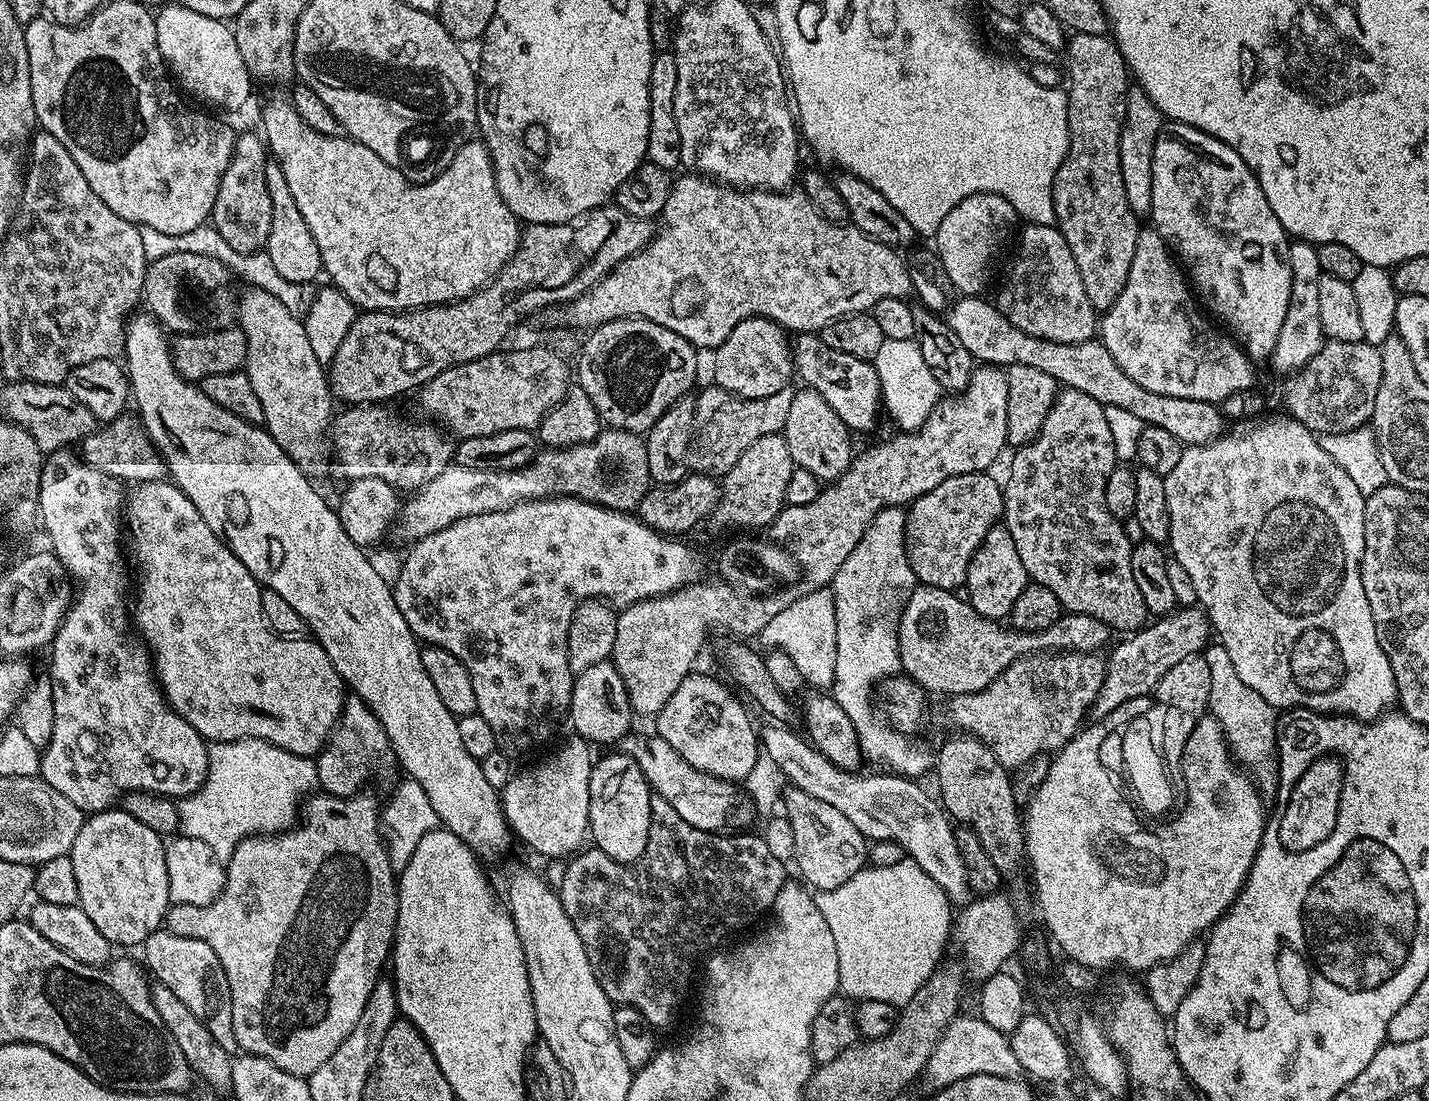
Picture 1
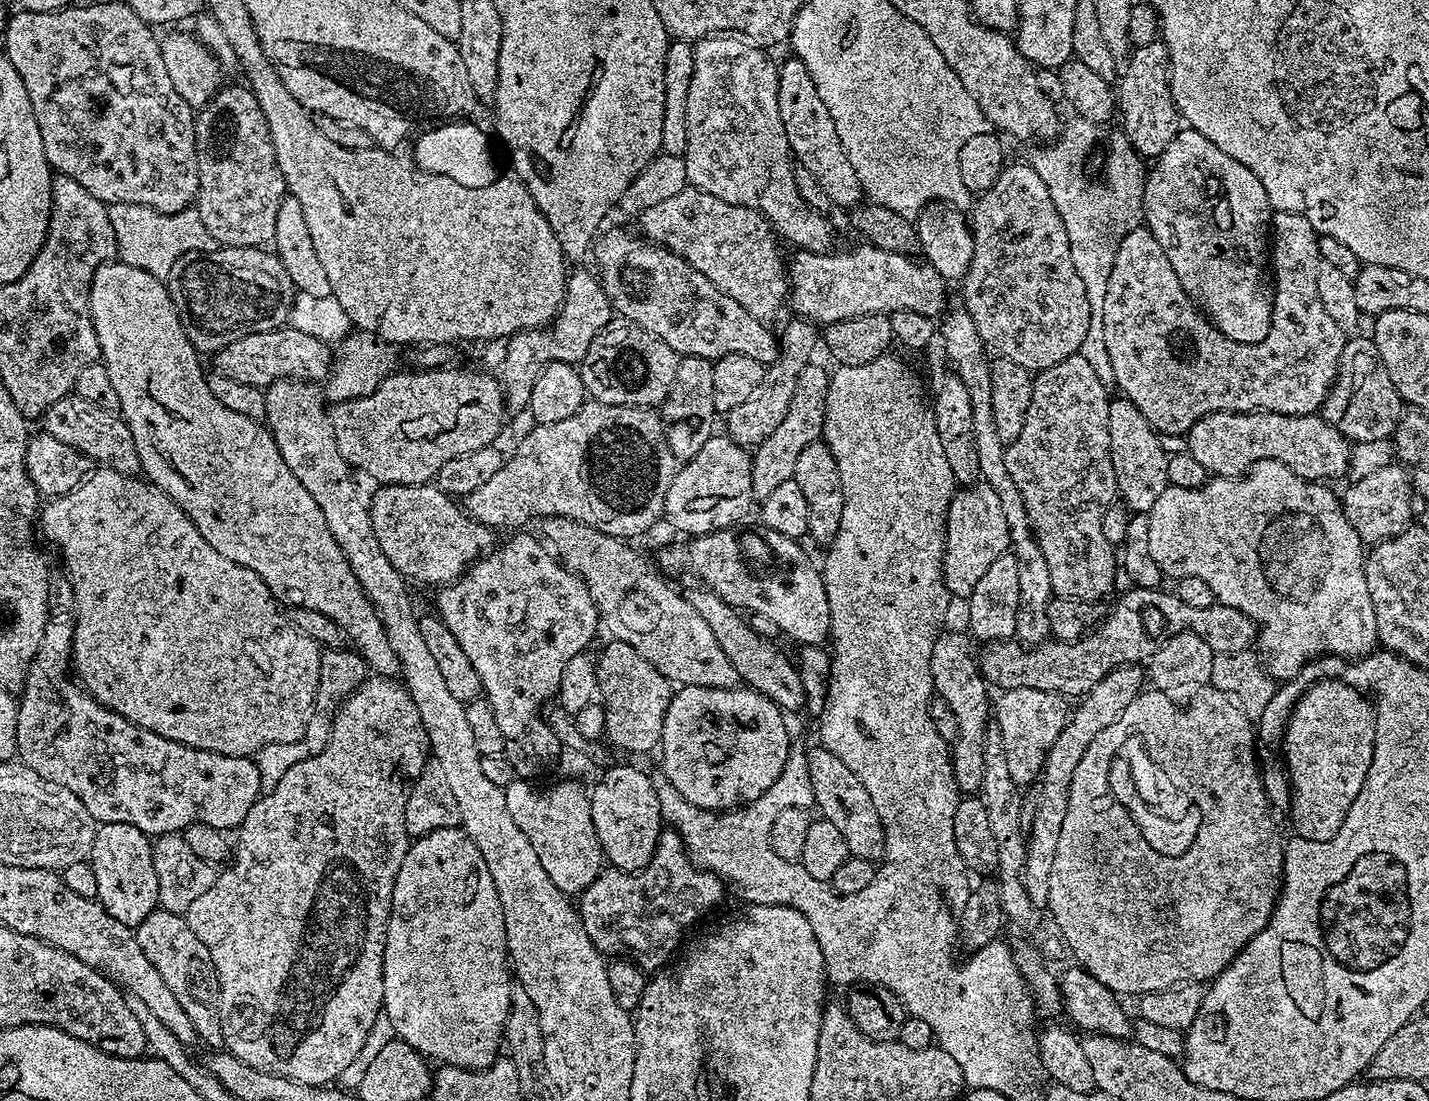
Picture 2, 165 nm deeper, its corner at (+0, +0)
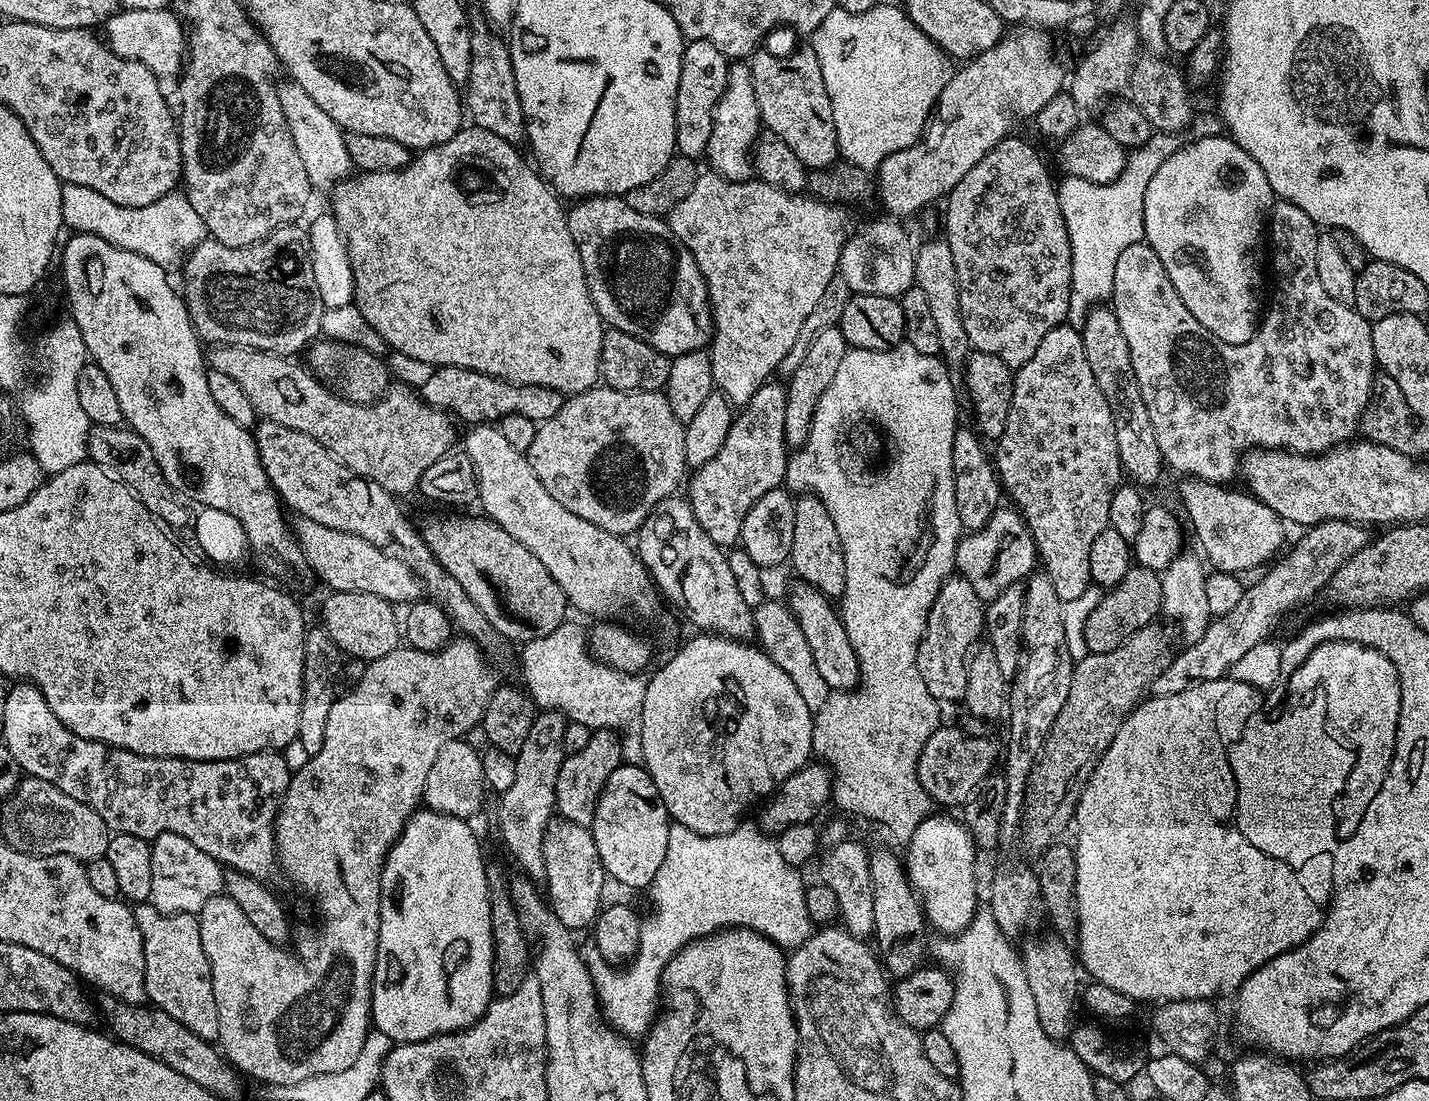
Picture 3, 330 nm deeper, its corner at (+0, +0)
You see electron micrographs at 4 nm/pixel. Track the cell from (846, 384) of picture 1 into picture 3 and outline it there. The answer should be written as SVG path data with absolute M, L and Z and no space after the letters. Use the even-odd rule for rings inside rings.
M589 196L573 204L576 205L567 209L570 234L574 234L574 242L580 247L586 286L605 325L638 337L669 358L707 349L713 330L708 284L690 250L677 242L667 223L658 216L638 214L619 196Z

